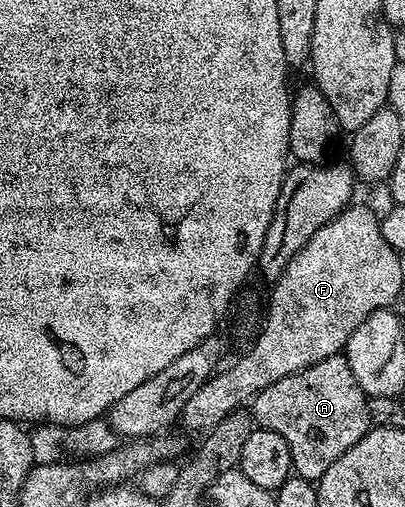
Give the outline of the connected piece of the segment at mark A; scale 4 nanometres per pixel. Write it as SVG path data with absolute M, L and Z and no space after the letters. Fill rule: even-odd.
M344 355L327 357L305 370L279 379L252 399L251 412L254 422L260 428L283 435L287 451L291 451L293 473L314 483L320 481L327 467L331 467L331 463L335 463L339 455L355 447L355 443L359 443L359 439L363 439L363 435L371 428L365 392L359 387L359 383L355 383L355 375L351 375L351 367Z

